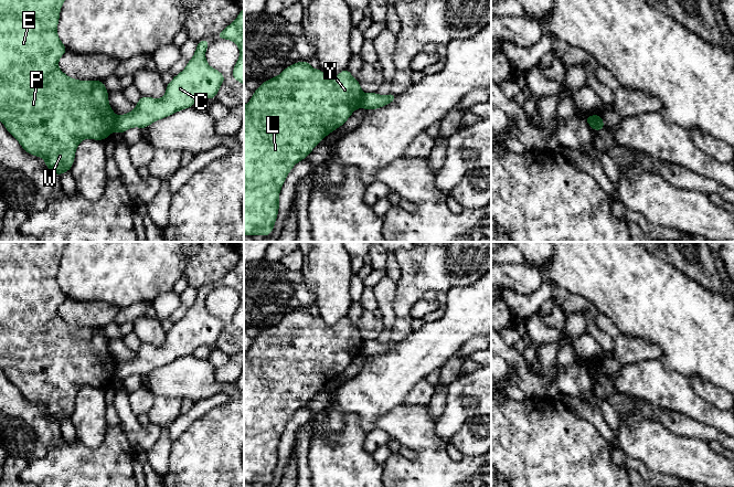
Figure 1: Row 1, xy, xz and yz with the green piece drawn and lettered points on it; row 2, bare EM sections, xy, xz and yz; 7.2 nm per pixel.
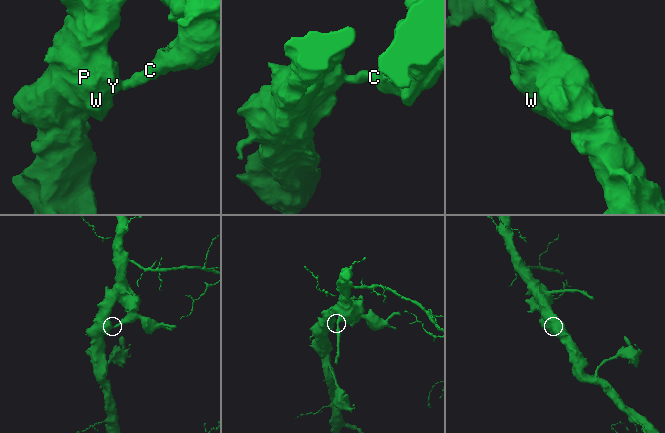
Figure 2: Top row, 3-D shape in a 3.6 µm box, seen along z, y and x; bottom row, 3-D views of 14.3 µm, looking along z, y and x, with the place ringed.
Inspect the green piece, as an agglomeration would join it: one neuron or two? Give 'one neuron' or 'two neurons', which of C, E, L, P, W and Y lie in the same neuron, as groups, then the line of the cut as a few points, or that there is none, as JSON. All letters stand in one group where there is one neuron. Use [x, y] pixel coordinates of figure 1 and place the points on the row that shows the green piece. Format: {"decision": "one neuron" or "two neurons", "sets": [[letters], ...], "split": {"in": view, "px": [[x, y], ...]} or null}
{"decision": "two neurons", "sets": [["C"], ["E", "L", "P", "W", "Y"]], "split": {"in": "xy", "px": [[116, 116], [114, 130]]}}

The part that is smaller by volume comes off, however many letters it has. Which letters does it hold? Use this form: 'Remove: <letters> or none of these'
Remove: C

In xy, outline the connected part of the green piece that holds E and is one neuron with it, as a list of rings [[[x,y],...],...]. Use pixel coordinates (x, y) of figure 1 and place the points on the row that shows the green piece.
[[[0,0],[0,121],[28,153],[42,157],[45,166],[60,177],[63,172],[71,171],[76,148],[84,139],[105,140],[115,131],[116,124],[116,115],[109,105],[109,94],[103,81],[75,80],[68,77],[58,68],[58,60],[67,51],[57,35],[60,12],[64,1],[65,0]]]

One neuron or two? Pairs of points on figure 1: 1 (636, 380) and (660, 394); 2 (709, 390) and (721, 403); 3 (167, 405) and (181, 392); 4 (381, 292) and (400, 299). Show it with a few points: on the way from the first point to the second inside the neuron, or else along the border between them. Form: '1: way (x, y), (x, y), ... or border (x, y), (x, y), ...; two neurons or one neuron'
1: way (641, 380), (646, 380), (655, 389); one neuron
2: way (712, 393), (719, 400); one neuron
3: border (155, 395), (181, 400); two neurons
4: border (396, 284), (393, 299), (394, 324); two neurons

